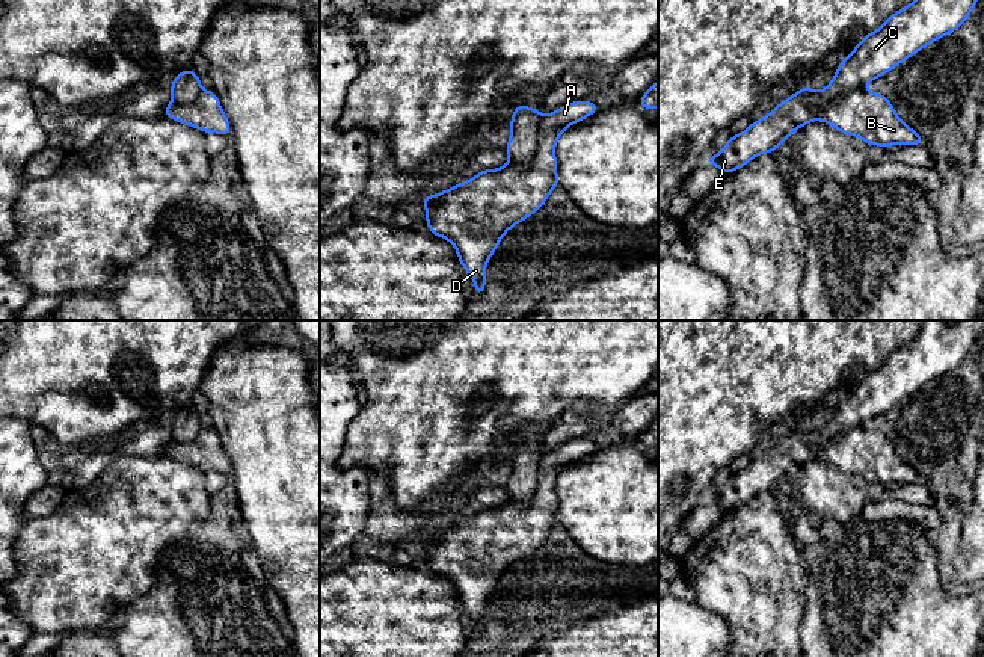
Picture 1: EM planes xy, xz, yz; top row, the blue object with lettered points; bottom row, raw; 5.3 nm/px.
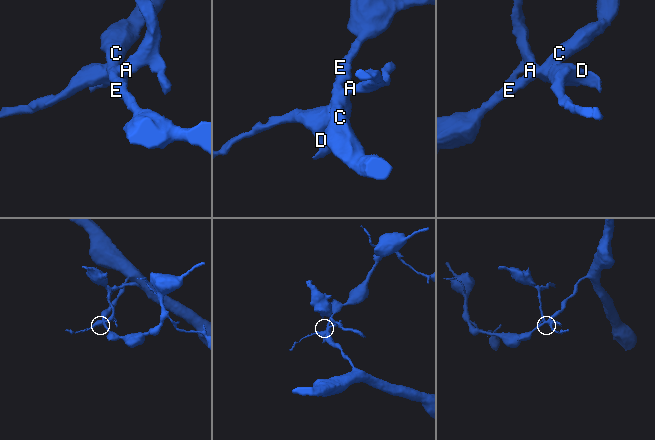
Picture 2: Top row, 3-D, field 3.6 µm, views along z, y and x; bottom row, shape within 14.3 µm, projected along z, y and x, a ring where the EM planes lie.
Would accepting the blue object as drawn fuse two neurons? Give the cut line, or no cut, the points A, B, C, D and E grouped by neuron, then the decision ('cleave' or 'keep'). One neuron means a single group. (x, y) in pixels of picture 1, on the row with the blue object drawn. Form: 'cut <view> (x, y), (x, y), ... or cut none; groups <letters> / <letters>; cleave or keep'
cut xz (542, 117), (538, 126), (535, 157), (527, 163), (512, 162); groups A B D / C E; cleave

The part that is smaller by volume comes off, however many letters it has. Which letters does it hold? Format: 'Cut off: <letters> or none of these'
Cut off: A, B, D

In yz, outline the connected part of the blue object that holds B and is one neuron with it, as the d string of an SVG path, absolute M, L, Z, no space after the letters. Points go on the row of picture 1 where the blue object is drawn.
M863 88L827 101L818 110L816 119L842 134L863 139L868 147L925 145L925 139L898 118L883 94Z

